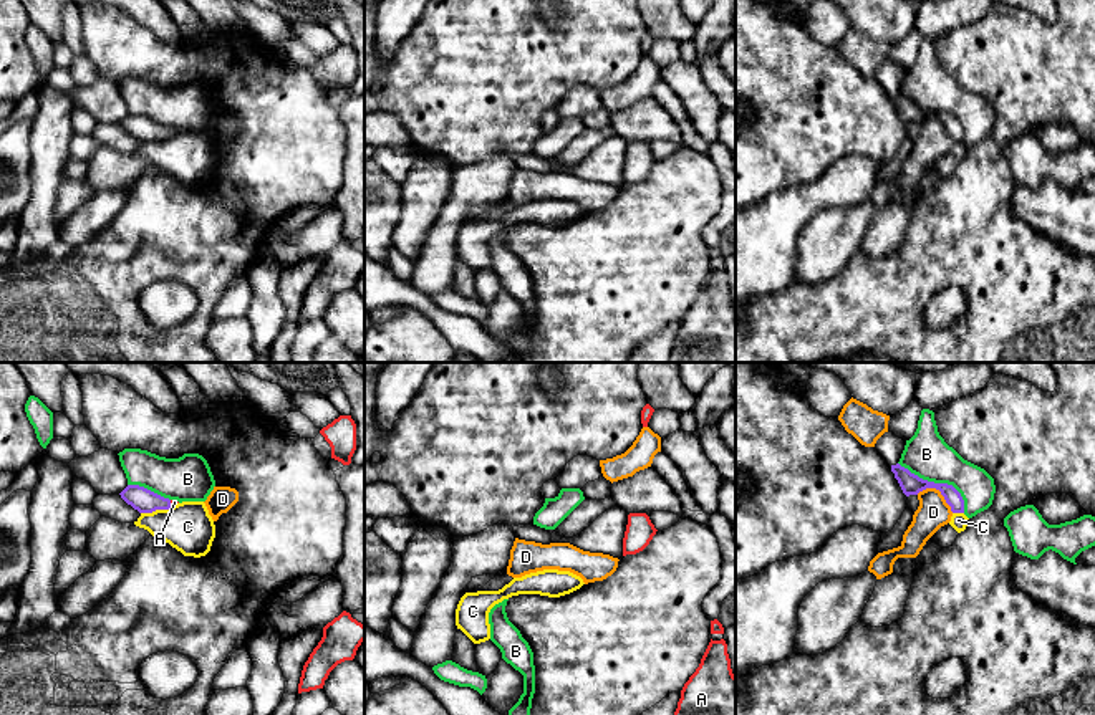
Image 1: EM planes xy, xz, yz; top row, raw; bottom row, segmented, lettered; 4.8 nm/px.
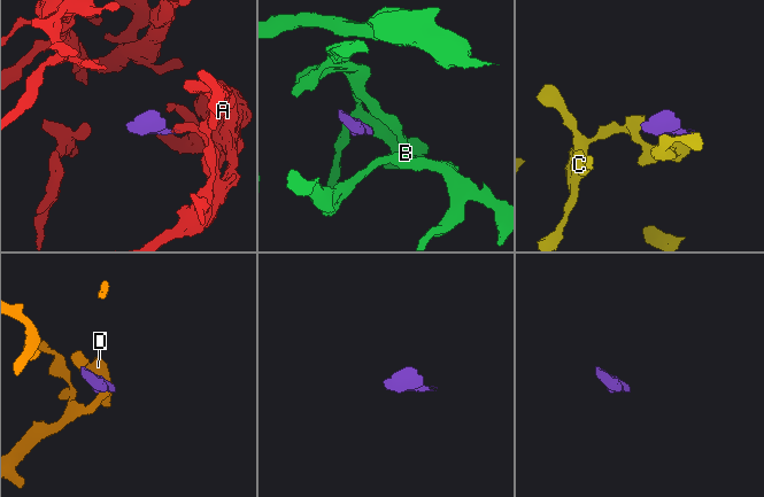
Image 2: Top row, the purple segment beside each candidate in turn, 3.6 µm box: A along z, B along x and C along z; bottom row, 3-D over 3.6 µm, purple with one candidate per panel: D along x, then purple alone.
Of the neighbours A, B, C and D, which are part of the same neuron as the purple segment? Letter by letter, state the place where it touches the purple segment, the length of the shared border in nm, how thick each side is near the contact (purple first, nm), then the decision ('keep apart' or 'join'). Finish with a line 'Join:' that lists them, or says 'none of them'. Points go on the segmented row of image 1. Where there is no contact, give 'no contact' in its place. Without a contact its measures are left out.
A: xy (173, 503) | 40 nm | 120/20 nm | join
B: yz (938, 484) | 400 nm | 100/220 nm | keep apart
C: xy (158, 508) | 170 nm | 120/240 nm | keep apart
D: yz (938, 489) | 200 nm | 100/160 nm | keep apart
Join: A

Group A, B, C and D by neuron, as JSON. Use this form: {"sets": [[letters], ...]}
{"sets": [["A"], ["B"], ["C"], ["D"]]}

